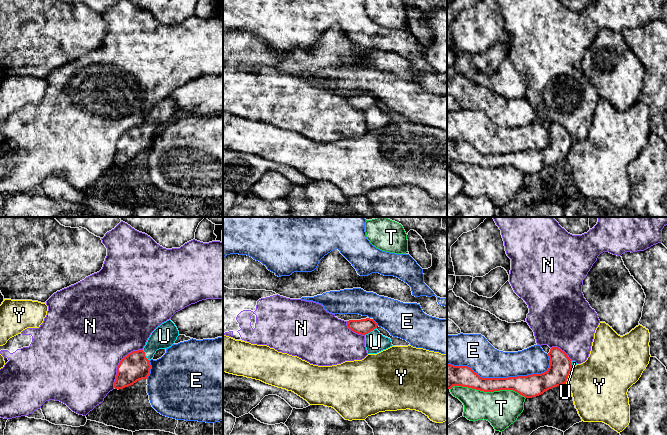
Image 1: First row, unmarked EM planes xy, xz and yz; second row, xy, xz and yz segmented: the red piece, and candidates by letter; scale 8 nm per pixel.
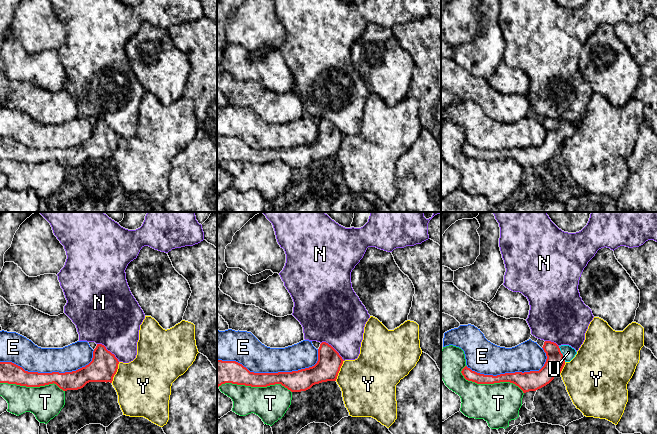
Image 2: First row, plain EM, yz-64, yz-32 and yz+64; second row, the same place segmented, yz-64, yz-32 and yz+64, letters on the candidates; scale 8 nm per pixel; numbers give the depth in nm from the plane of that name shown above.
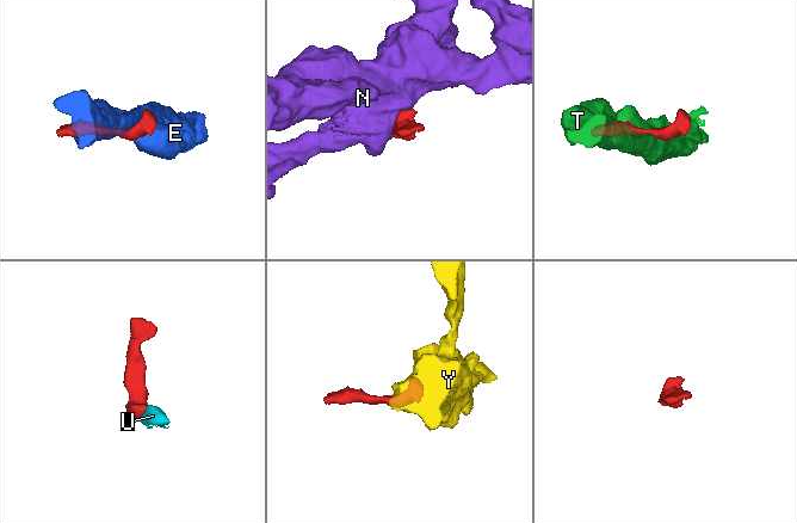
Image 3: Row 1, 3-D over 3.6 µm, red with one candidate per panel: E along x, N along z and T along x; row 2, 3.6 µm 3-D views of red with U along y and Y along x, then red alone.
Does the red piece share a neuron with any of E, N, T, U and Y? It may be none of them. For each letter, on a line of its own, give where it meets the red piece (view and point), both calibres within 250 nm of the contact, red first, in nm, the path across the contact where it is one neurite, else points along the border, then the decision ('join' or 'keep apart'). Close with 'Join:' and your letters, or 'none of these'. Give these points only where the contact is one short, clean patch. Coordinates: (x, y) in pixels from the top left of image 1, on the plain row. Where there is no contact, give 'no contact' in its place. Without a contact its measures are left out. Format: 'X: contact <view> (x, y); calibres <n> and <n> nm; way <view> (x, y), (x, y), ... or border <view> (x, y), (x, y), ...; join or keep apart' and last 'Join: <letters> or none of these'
E: contact yz (501, 154); calibres 180 and 260 nm; keep apart
N: contact xy (119, 139); calibres 220 and 500 nm; border xy (142, 125), (129, 128), (120, 137), (113, 163); keep apart
T: contact yz (488, 167); calibres 170 and 280 nm; keep apart
U: contact xz (370, 107); calibres 130 and 160 nm; way xz (364, 102), (370, 107), (375, 118); join
Y: contact yz (568, 151); calibres 180 and 440 nm; border yz (573, 143), (565, 159); keep apart
Join: U

